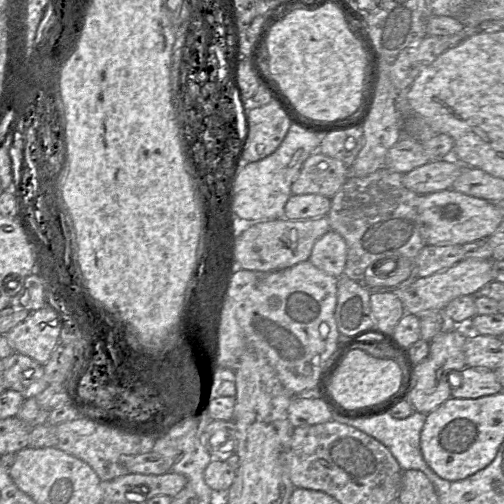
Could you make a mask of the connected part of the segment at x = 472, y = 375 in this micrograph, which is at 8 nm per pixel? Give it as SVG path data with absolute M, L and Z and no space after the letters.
M466 366L461 372L461 379L452 374L452 398L477 399L491 396L503 391L503 387L493 370L487 368L474 368Z

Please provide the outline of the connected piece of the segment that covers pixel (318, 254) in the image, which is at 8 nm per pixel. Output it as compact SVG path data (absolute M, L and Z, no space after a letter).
M333 230L321 236L313 245L309 261L321 271L343 276L347 258L347 245L343 237Z

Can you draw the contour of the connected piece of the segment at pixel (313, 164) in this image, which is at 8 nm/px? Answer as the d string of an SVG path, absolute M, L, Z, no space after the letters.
M314 152L304 161L291 185L291 193L319 194L331 199L348 177L349 167L342 161Z

